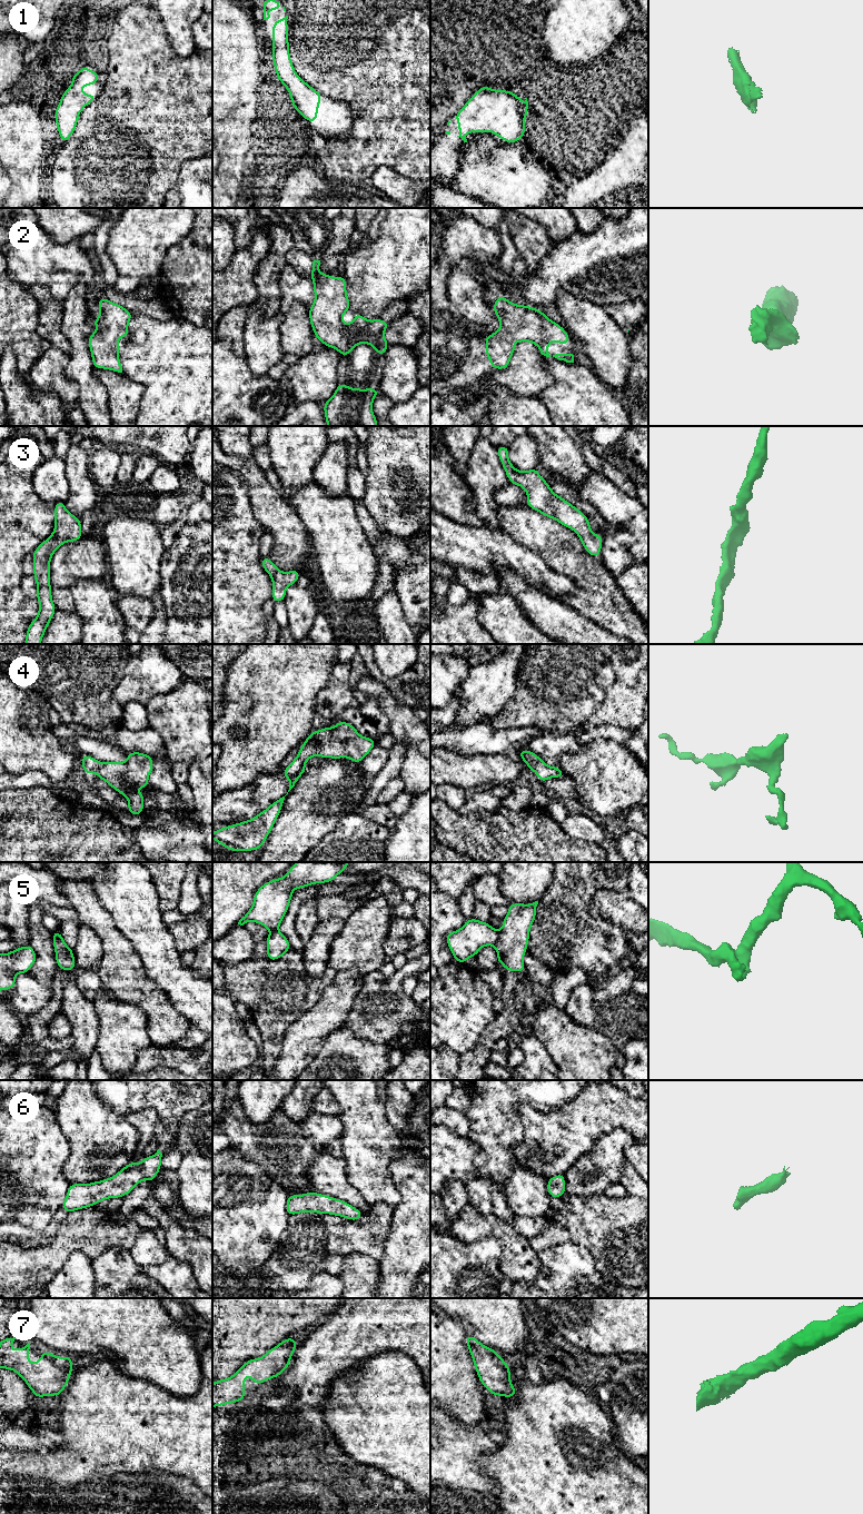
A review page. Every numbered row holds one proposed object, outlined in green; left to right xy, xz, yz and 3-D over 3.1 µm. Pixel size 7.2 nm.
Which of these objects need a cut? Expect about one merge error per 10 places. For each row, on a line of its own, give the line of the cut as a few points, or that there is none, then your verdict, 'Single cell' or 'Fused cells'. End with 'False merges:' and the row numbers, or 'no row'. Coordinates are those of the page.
1: No split. Single cell
2: No split. Single cell
3: No split. Single cell
4: No split. Single cell
5: Split along yz (498, 931), (498, 938), (494, 946). Fused cells
6: No split. Single cell
7: No split. Single cell
False merges: 5

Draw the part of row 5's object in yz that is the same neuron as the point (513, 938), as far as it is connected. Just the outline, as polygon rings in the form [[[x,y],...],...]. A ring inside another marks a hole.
[[[538,901],[508,906],[508,912],[503,920],[495,946],[497,962],[502,963],[506,971],[526,971],[523,959],[529,941],[528,933],[536,918],[537,904]]]

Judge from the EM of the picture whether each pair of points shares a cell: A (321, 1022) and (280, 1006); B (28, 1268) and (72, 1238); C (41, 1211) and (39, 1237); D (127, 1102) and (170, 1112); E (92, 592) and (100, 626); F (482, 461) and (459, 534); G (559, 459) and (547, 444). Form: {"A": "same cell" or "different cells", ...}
{"A": "different cells", "B": "same cell", "C": "different cells", "D": "same cell", "E": "same cell", "F": "different cells", "G": "same cell"}

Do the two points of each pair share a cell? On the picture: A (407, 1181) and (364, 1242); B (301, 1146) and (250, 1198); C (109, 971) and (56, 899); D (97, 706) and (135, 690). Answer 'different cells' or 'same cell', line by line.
A: different cells
B: different cells
C: different cells
D: different cells

